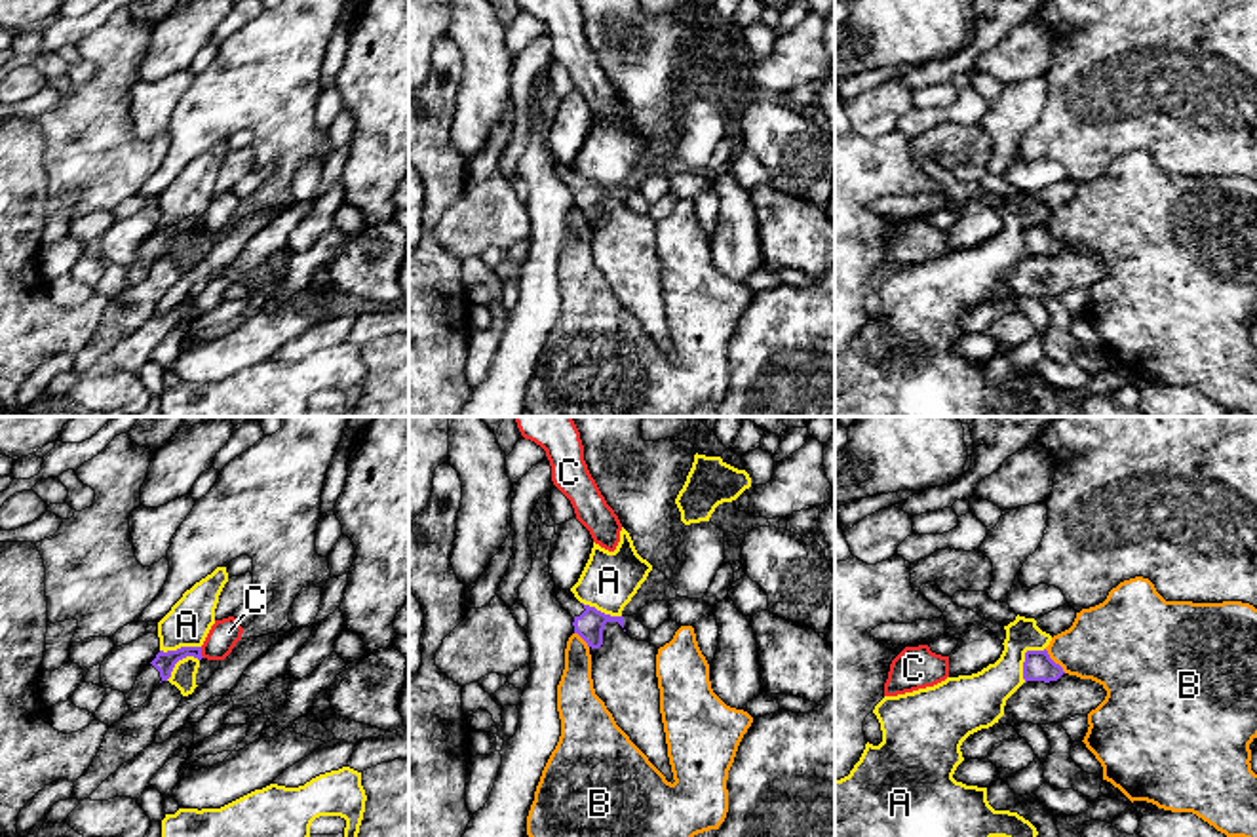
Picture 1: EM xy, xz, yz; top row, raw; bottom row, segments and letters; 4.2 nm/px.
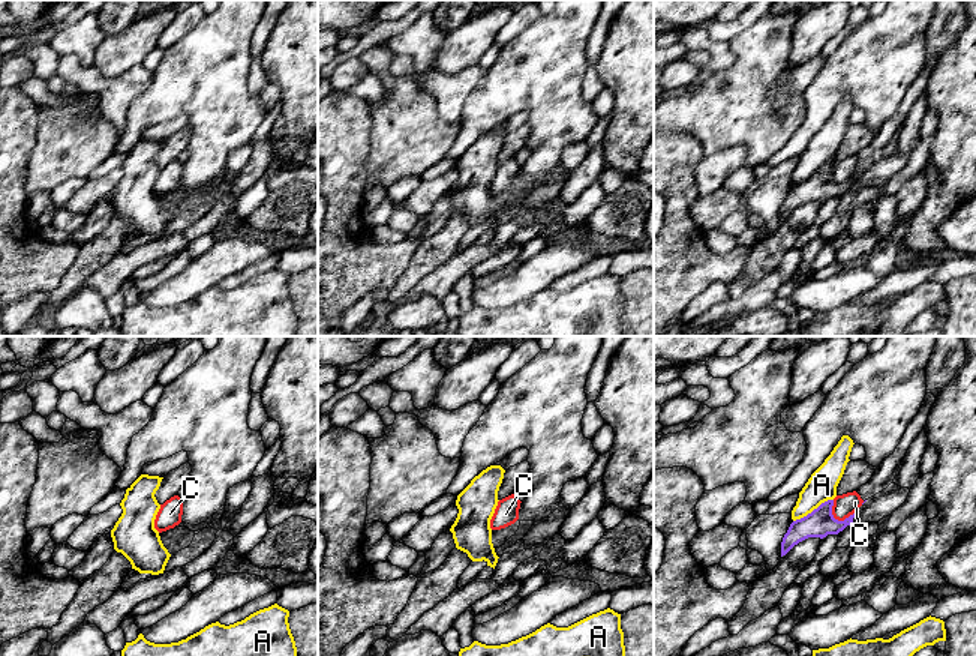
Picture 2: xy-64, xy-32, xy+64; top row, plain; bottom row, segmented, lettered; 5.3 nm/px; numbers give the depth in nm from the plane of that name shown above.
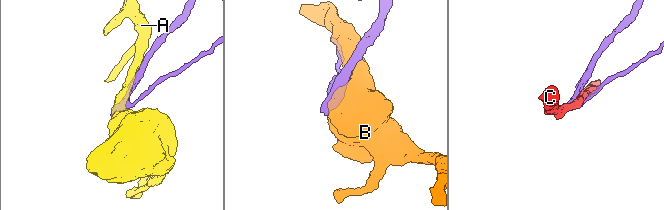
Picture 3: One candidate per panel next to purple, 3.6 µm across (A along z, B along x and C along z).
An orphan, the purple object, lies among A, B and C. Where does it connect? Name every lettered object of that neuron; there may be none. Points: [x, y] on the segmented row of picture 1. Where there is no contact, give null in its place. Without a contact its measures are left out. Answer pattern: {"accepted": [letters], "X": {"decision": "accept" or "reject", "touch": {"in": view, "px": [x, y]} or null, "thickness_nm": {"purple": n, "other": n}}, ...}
{"accepted": [], "A": {"decision": "reject", "touch": {"in": "yz", "px": [1025, 659]}, "thickness_nm": {"purple": 120, "other": 200}}, "B": {"decision": "reject", "touch": {"in": "yz", "px": [1052, 661]}, "thickness_nm": {"purple": 120, "other": 340}}, "C": {"decision": "reject", "touch": {"in": "xy", "px": [200, 653]}, "thickness_nm": {"purple": 90, "other": 130}}}

